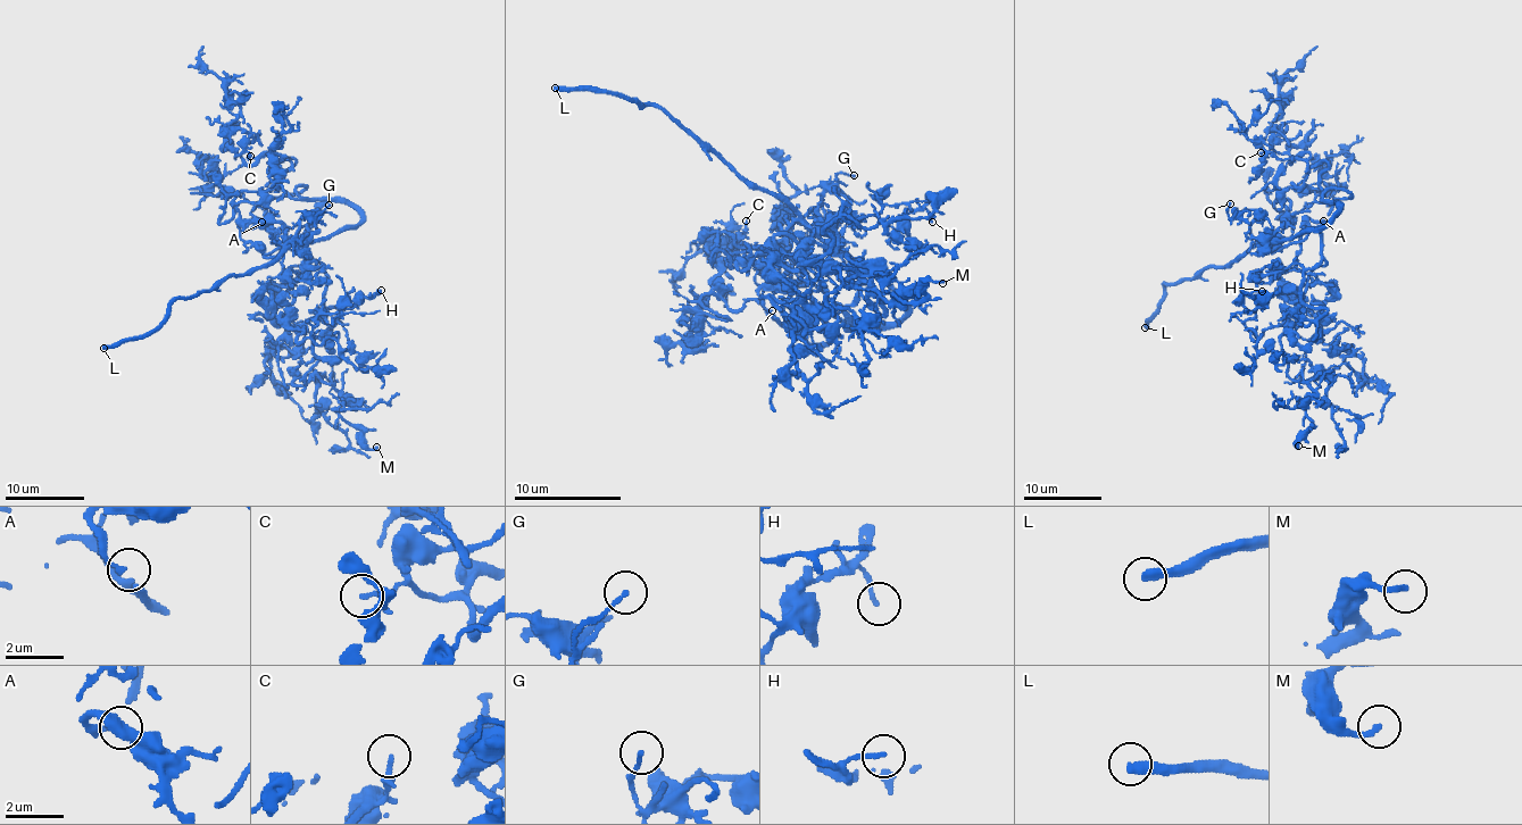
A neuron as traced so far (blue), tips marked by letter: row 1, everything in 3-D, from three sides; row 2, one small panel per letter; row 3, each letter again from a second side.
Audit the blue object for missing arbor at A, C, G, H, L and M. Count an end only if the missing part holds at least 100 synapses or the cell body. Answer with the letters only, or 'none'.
A, L

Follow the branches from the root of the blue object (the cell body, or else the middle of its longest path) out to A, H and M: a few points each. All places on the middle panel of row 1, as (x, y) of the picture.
A: (830, 303), (834, 314), (808, 296), (820, 303), (824, 288), (801, 275), (759, 292), (772, 310)
H: (830, 303), (808, 296), (812, 263), (842, 206), (893, 228), (922, 208), (932, 222)
M: (830, 303), (862, 280), (884, 311), (849, 255), (841, 282), (888, 300), (891, 280), (909, 302), (942, 283)

